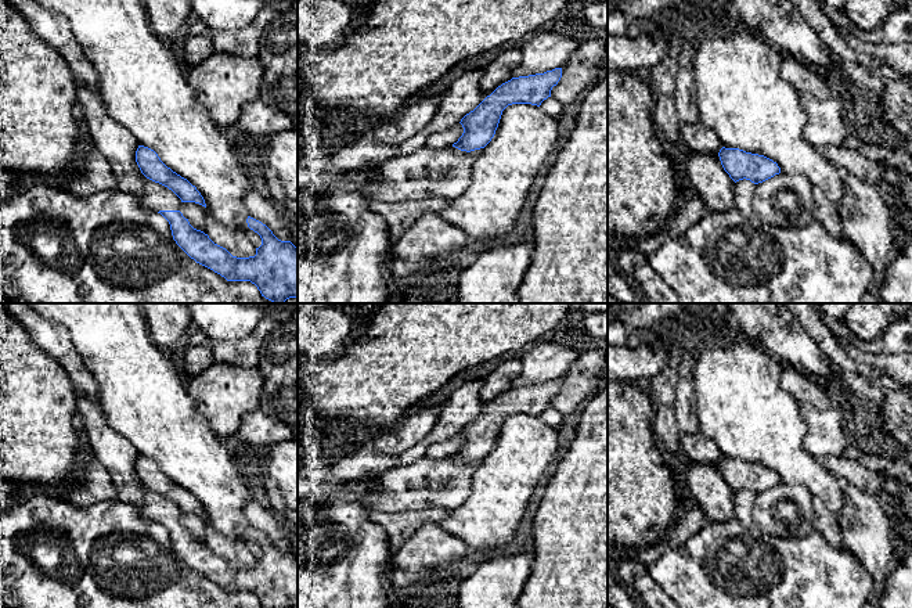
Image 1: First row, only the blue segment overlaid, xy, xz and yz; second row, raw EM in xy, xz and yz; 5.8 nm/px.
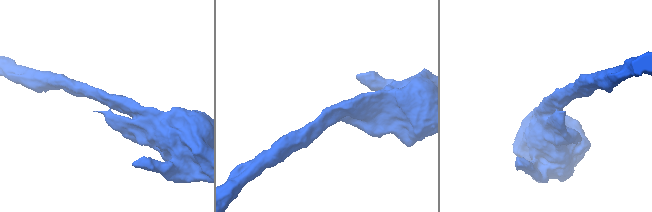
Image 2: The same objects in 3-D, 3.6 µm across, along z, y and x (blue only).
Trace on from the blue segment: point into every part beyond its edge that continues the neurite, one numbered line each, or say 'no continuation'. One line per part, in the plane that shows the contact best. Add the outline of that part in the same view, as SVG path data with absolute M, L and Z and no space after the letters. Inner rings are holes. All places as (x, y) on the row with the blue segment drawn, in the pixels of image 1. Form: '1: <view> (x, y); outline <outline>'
1: xy (157, 197); outline M145 177L144 194L137 197L147 211L180 211L181 199L167 187Z

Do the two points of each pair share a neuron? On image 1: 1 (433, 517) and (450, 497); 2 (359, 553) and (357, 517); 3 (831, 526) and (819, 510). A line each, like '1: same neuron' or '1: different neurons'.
1: different neurons
2: same neuron
3: same neuron

